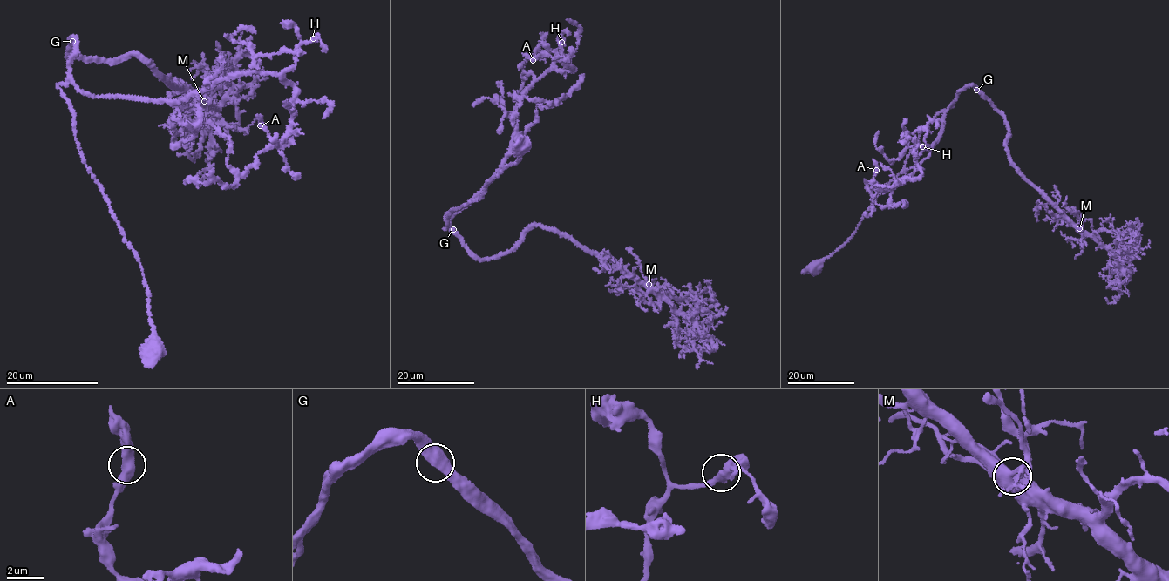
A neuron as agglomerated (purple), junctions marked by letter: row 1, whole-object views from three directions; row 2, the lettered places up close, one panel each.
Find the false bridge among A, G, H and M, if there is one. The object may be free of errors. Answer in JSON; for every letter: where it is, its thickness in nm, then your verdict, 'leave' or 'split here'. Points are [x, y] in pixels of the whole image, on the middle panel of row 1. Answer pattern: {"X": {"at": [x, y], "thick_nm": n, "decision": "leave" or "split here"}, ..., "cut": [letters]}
{"A": {"at": [533, 60], "thick_nm": 500, "decision": "leave"}, "G": {"at": [453, 229], "thick_nm": 550, "decision": "leave"}, "H": {"at": [561, 42], "thick_nm": 480, "decision": "leave"}, "M": {"at": [649, 284], "thick_nm": 550, "decision": "leave"}, "cut": []}

